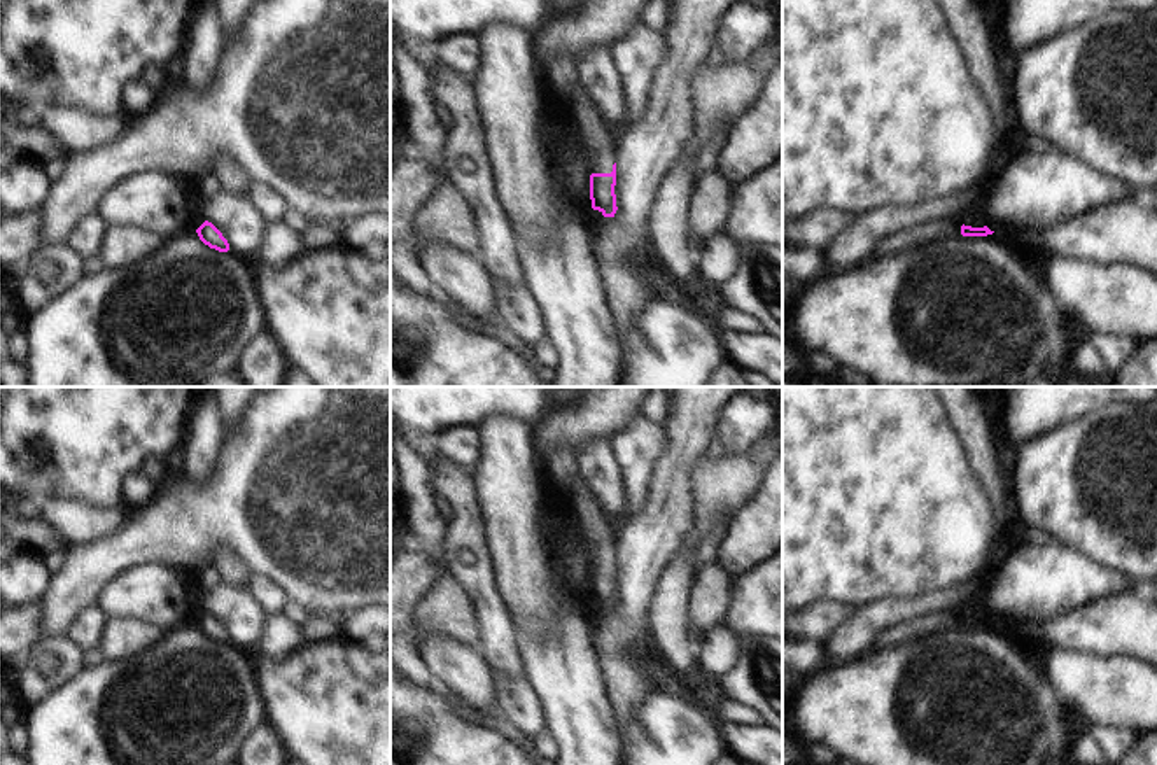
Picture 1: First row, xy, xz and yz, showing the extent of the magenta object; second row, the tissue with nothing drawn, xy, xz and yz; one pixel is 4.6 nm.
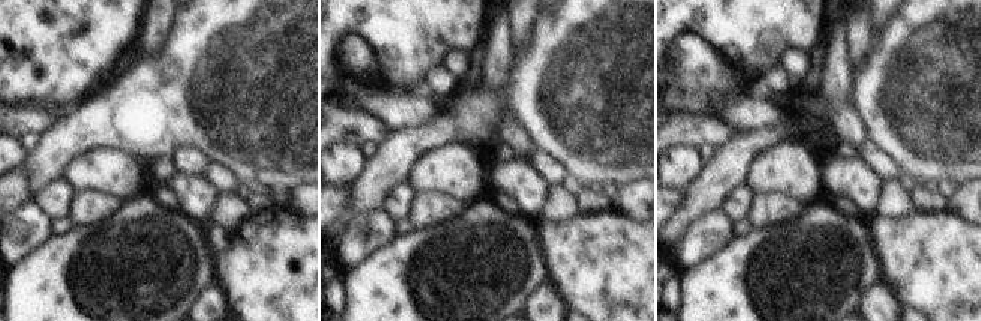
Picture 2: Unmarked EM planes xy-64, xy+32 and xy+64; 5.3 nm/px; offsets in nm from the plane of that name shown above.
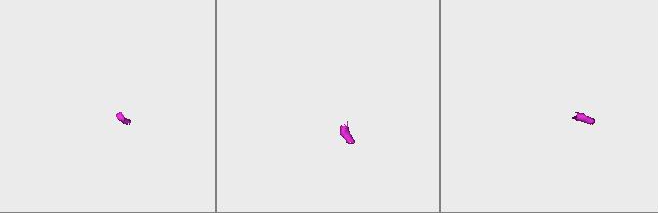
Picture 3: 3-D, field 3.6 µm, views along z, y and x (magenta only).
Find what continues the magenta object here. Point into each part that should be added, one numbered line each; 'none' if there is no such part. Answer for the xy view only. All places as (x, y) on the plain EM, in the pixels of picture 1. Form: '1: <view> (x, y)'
none

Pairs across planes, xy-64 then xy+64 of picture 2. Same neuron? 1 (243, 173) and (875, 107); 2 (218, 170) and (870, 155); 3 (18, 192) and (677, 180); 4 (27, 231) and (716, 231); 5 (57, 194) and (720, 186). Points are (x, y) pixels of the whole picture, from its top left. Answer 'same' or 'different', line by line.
1: same
2: same
3: different
4: same
5: different

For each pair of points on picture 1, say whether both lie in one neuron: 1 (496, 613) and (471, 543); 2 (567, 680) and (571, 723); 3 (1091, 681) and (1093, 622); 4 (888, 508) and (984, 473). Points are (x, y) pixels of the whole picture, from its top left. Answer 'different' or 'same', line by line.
1: same
2: same
3: different
4: different

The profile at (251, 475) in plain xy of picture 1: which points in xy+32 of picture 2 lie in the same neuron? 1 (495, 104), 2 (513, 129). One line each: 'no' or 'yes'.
1: yes
2: no

